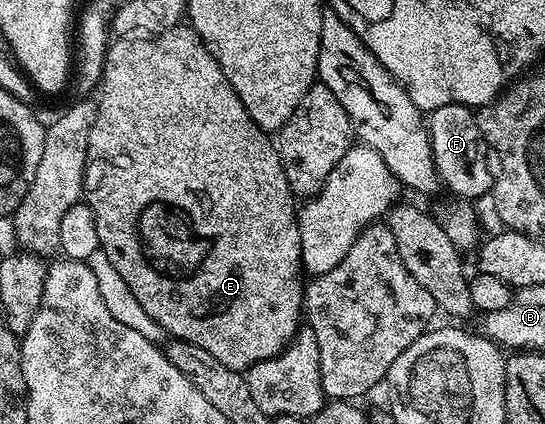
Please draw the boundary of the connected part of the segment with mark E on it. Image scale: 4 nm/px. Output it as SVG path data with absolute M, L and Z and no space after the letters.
M188 24L175 26L155 36L116 38L105 52L104 74L98 83L99 94L94 124L90 128L82 195L97 221L99 249L103 250L110 264L114 264L118 276L122 276L130 292L134 292L138 304L146 308L150 320L157 322L165 335L202 348L210 352L214 360L226 364L226 368L241 372L275 354L281 354L296 331L301 329L306 282L300 279L302 244L298 202L286 180L277 143L273 139L271 142L268 139L271 137L254 124L242 100L238 100L238 92L234 92L230 80L226 80L218 60Z

